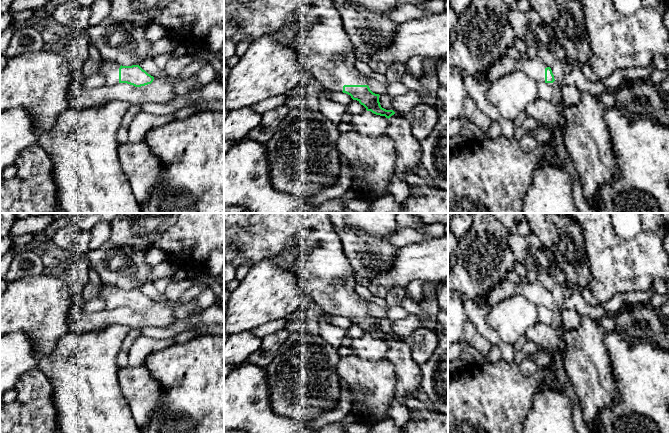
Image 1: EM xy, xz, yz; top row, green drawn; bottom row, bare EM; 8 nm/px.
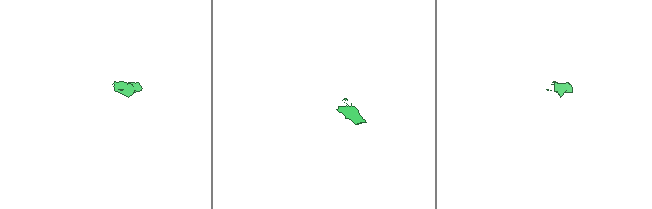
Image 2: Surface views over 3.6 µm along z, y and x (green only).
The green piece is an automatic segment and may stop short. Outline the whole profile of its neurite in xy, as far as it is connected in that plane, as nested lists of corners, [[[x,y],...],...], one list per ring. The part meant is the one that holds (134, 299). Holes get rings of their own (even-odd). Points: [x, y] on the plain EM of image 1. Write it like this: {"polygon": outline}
{"polygon": [[[103,284],[98,296],[104,301],[104,307],[107,310],[127,307],[135,311],[141,311],[151,308],[154,304],[154,301],[139,289],[122,290],[110,284]]]}

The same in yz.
{"polygon": [[[503,280],[488,295],[484,296],[480,301],[475,301],[475,303],[488,311],[504,299],[516,295],[524,297],[537,307],[556,308],[551,292],[538,281],[513,284],[508,280]]]}

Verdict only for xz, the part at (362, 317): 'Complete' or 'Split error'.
Split error

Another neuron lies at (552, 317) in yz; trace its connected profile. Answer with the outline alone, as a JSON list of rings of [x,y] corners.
[[[545,306],[538,307],[539,310],[539,322],[548,325],[552,328],[559,328],[563,321],[561,312],[557,309],[550,309]]]

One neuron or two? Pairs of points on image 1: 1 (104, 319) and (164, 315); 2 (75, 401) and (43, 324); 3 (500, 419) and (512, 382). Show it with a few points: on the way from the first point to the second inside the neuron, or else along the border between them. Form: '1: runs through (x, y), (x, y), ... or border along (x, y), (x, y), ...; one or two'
1: runs through (119, 317), (149, 317); one
2: border along (69, 331), (57, 341), (50, 353), (42, 357); two
3: runs through (500, 410), (500, 394), (503, 391); one

